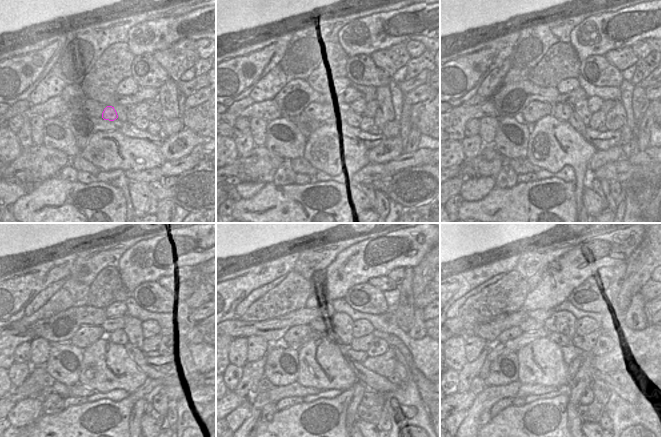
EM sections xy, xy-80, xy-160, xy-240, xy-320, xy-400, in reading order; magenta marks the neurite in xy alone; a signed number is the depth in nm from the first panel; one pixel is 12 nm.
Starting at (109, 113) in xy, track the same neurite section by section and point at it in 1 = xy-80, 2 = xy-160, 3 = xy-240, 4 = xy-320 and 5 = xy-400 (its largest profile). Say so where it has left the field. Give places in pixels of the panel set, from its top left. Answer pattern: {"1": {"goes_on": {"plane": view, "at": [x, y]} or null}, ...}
{"1": {"goes_on": {"plane": "xy-80", "at": [337, 112]}}, "2": {"goes_on": {"plane": "xy-160", "at": [563, 112]}}, "3": {"goes_on": {"plane": "xy-240", "at": [119, 337]}}, "4": {"goes_on": {"plane": "xy-320", "at": [332, 337]}}, "5": {"goes_on": {"plane": "xy-400", "at": [561, 339]}}}

